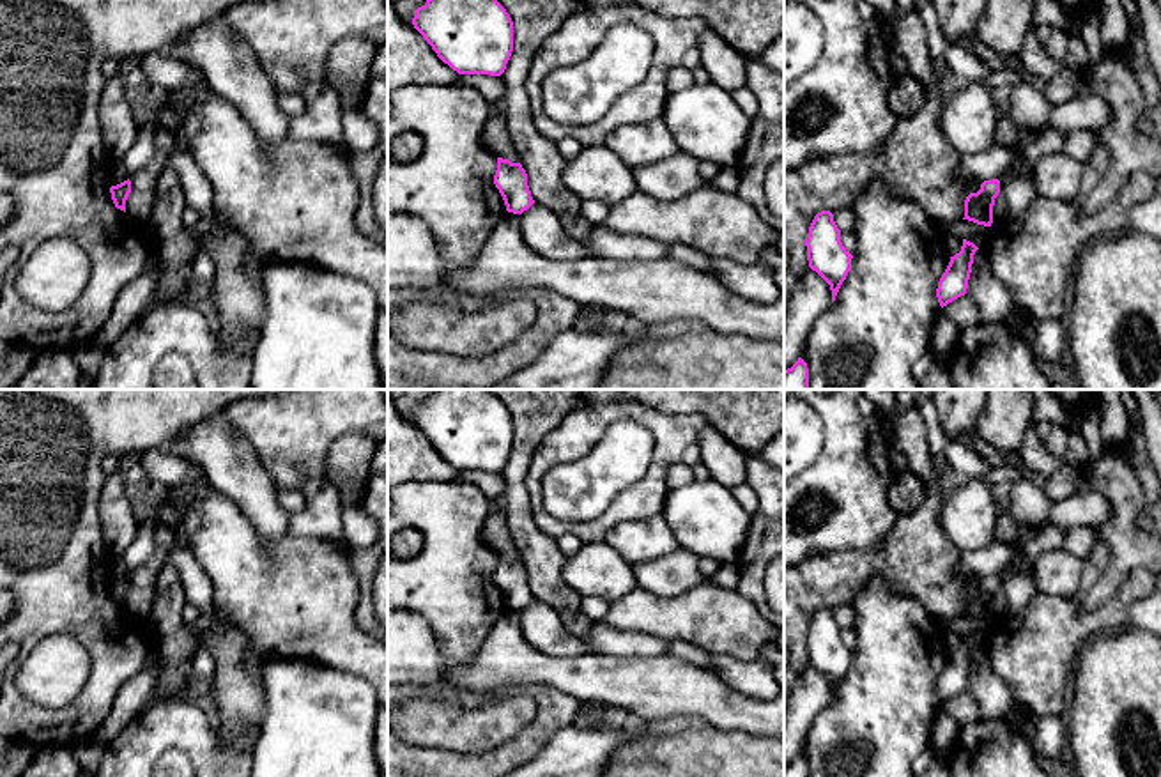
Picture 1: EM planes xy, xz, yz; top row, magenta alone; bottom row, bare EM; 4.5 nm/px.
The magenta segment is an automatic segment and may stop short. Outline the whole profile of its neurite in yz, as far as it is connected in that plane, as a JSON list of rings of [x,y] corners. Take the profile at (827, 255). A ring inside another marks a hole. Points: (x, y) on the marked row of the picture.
[[[830,211],[814,216],[805,239],[809,267],[816,271],[832,290],[832,303],[851,271],[853,255],[841,242],[841,230]]]

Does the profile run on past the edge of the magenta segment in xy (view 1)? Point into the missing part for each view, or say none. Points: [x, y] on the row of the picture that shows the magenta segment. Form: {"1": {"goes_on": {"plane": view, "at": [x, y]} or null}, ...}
{"1": {"goes_on": null}}

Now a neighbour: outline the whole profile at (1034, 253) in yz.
[[[1133,172],[1120,193],[1090,216],[1078,212],[1080,200],[1039,200],[1018,216],[993,221],[984,253],[1014,308],[1035,322],[1064,319],[1064,297],[1081,250],[1127,230],[1131,209],[1149,200],[1156,184],[1149,173]]]

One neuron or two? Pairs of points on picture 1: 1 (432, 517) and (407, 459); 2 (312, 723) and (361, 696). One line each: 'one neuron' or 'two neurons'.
1: two neurons
2: one neuron

